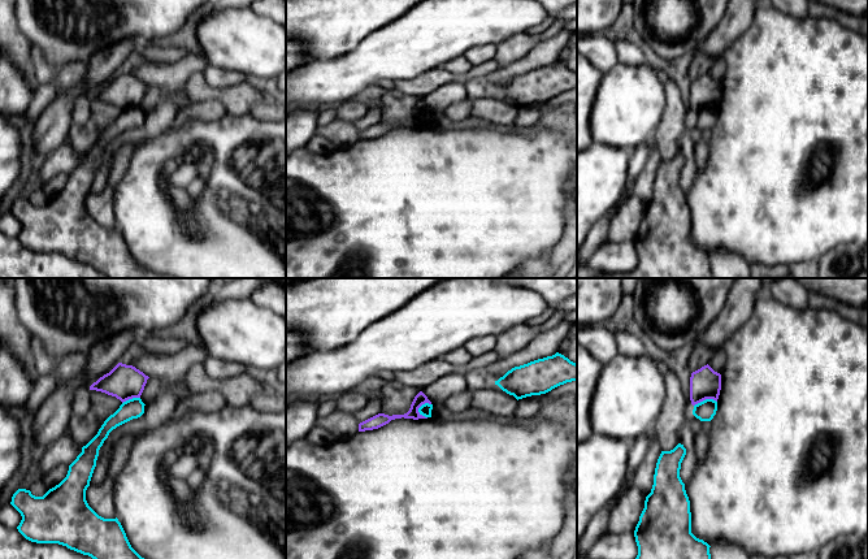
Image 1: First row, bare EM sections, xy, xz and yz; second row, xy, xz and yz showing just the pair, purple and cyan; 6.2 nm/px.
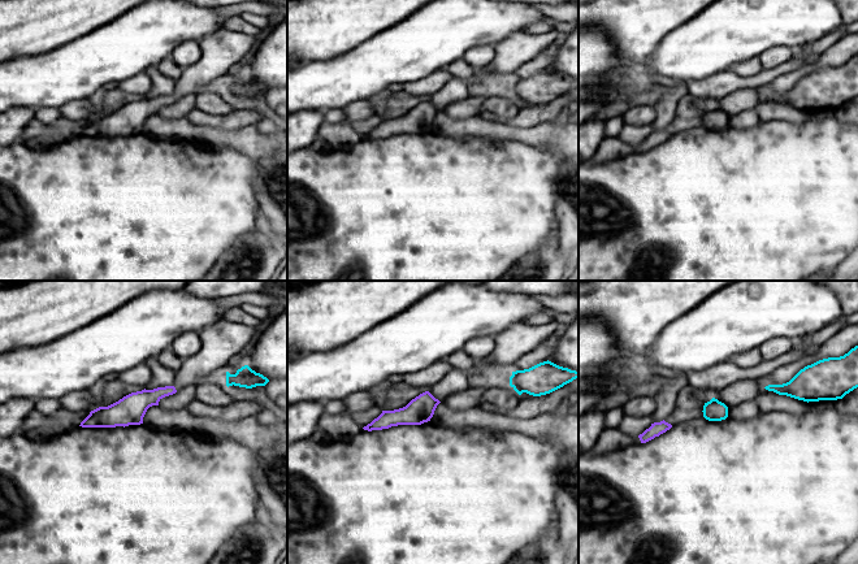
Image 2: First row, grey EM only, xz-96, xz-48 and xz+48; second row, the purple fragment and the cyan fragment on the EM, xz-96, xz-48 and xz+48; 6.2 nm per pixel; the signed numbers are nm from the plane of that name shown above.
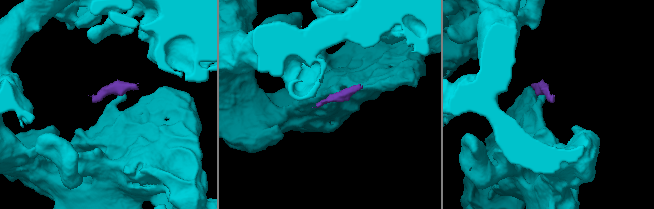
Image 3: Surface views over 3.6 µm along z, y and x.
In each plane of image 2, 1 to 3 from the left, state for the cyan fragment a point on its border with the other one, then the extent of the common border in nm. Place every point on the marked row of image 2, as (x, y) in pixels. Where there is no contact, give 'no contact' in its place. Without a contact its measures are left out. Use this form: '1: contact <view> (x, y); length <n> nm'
1: no contact
2: no contact
3: no contact

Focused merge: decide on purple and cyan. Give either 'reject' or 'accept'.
reject

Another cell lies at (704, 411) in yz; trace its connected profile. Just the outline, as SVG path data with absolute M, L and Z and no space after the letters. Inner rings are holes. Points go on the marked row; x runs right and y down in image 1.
M706 399L694 406L693 415L700 421L711 421L717 411L717 402Z

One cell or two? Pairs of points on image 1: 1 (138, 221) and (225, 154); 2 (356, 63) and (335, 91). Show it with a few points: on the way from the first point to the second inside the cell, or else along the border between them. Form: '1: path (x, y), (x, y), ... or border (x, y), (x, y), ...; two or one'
1: path (140, 189), (144, 172), (173, 143), (192, 138); one
2: path (354, 69), (338, 85); one

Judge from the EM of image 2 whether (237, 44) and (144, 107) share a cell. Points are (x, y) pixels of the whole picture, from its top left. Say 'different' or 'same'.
same

